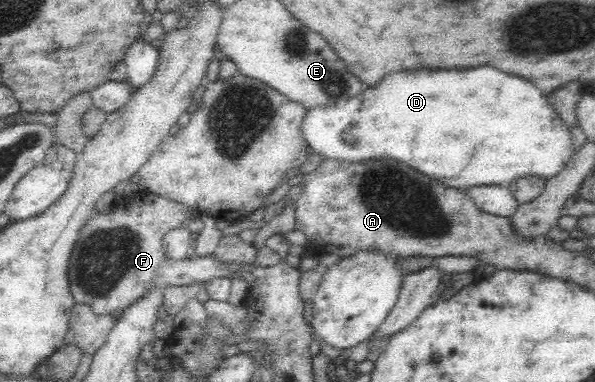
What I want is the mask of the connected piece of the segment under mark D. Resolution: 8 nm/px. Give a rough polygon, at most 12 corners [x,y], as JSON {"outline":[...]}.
{"outline":[[401,69],[301,135],[455,189],[551,177],[570,128],[527,79]]}

